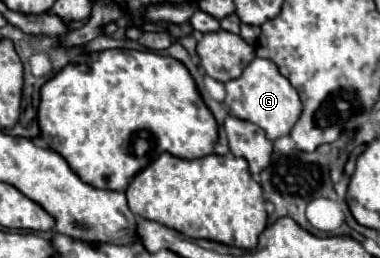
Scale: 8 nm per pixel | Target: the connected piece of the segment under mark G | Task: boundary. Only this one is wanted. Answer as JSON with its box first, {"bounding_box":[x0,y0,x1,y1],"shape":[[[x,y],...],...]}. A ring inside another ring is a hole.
{"bounding_box":[224,57,302,141],"shape":[[[260,57],[252,59],[244,69],[244,73],[238,79],[224,83],[224,87],[226,87],[224,105],[228,105],[230,115],[262,127],[266,131],[266,137],[272,141],[288,135],[302,113],[302,103],[296,89],[270,59]]]}

